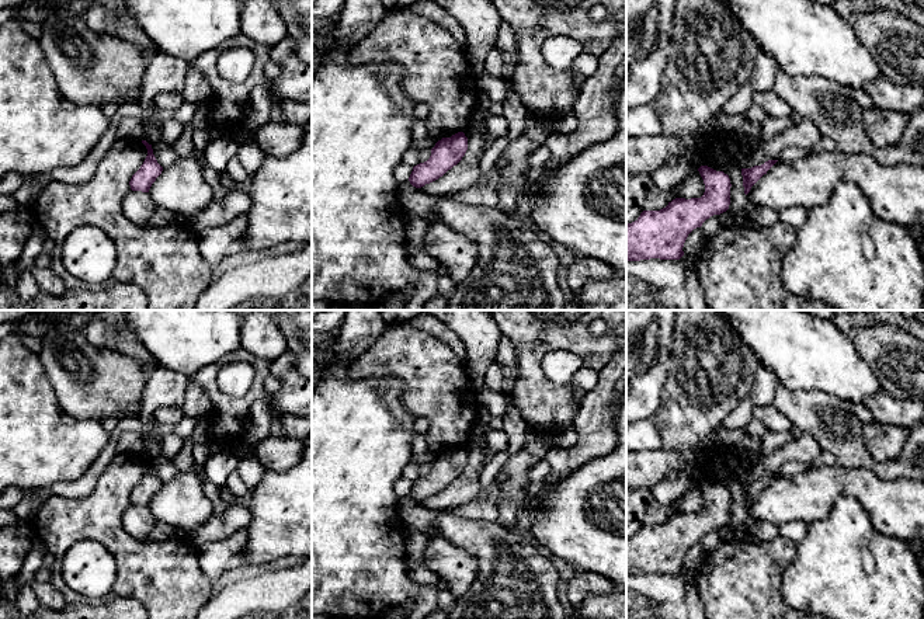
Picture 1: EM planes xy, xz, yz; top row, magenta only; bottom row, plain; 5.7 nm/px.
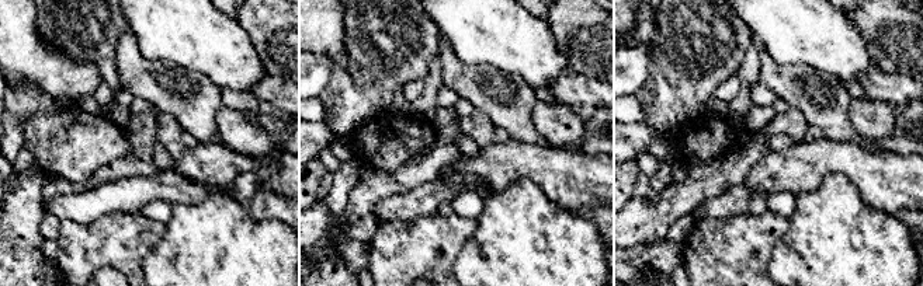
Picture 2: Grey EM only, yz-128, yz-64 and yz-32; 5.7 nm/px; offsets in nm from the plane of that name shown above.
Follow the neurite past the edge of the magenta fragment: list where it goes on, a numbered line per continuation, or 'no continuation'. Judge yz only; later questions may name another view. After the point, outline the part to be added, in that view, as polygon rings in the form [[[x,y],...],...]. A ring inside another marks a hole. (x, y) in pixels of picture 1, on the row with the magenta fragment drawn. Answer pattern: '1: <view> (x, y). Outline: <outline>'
no continuation

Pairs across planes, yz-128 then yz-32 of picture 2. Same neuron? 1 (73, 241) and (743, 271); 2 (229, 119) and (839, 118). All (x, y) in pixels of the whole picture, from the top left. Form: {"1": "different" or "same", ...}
{"1": "same", "2": "different"}

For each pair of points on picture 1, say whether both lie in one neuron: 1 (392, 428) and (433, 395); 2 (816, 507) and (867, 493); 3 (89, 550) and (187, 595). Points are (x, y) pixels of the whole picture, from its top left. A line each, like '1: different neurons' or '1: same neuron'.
1: different neurons
2: same neuron
3: different neurons

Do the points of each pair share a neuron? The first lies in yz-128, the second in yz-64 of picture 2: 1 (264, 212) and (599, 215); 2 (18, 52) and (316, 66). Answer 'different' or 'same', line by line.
1: same
2: different

